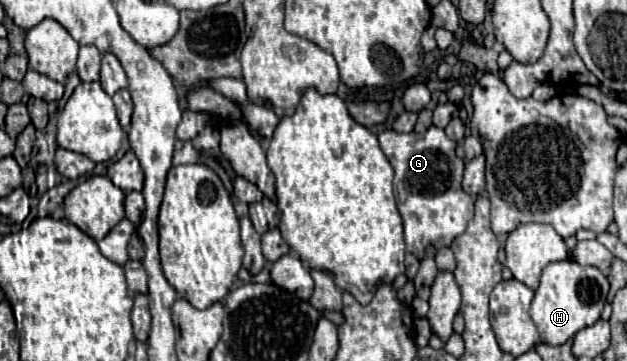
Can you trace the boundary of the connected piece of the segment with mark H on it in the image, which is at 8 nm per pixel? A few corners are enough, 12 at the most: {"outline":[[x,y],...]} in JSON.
{"outline":[[549,263],[529,309],[547,345],[599,321],[609,281]]}

